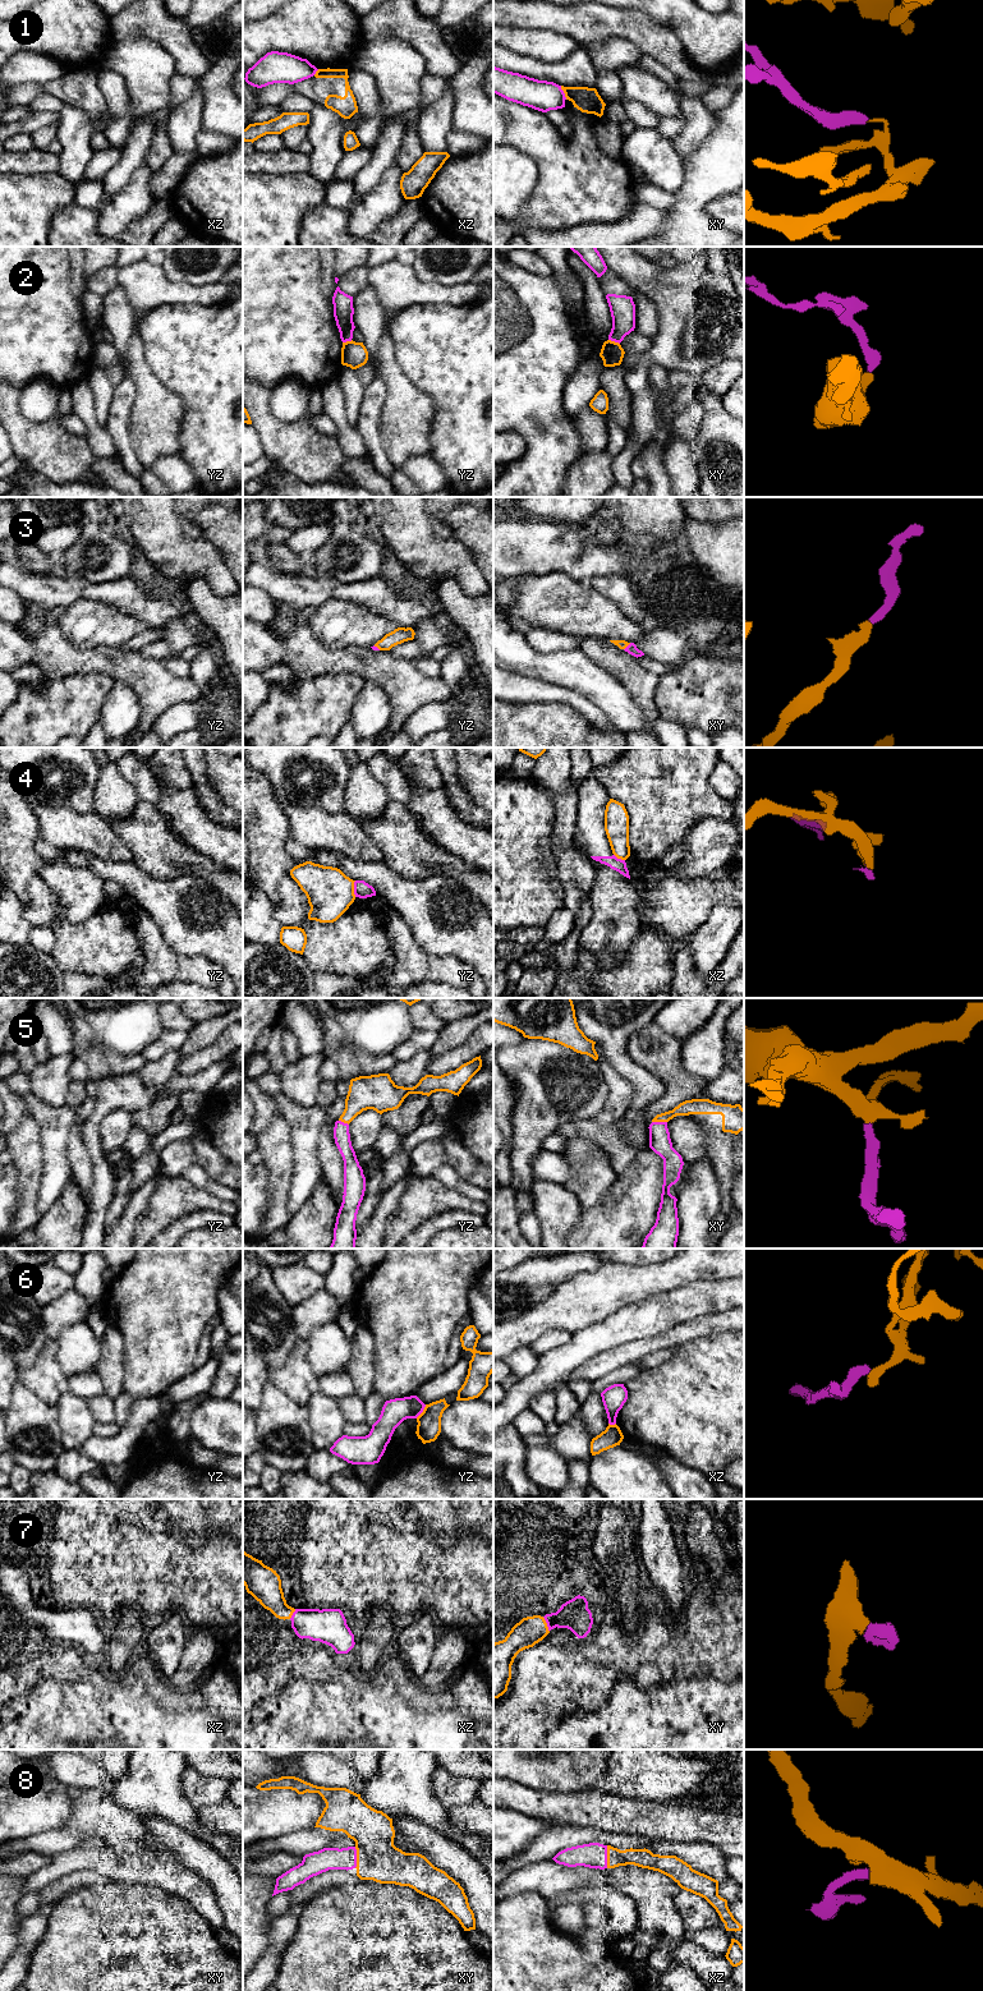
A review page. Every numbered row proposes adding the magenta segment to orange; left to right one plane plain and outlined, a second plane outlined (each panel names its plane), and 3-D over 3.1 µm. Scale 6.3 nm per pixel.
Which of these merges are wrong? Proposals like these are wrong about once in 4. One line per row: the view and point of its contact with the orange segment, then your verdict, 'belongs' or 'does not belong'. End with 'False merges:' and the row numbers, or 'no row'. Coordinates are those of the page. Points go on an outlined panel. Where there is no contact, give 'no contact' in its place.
1: contact xy (564, 92); does not belong
2: contact xy (614, 341); does not belong
3: contact xy (626, 645); belongs
4: contact yz (353, 888); does not belong
5: contact xy (660, 1121); belongs
6: contact yz (423, 1411); belongs
7: contact xy (546, 1624); belongs
8: contact xz (607, 1857); belongs
False merges: 1, 2, 4

